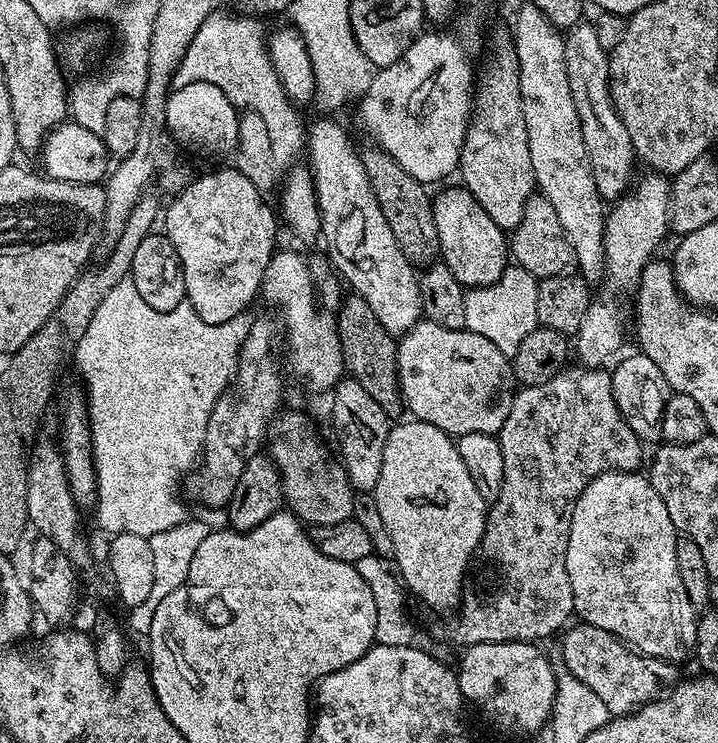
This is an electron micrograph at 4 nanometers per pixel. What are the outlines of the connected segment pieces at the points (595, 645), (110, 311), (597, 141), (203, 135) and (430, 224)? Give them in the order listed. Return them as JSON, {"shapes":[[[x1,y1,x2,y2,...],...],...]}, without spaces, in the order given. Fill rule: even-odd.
{"shapes":[[[576,622,563,633,563,636,563,667,572,672,580,682,590,686,590,690,594,690,594,694,598,694,598,698,606,702,608,711,613,717,627,716,635,712,642,705,657,699,661,695,660,687,663,684,672,686,677,683,675,663,643,656,636,649,629,648,614,634,598,630,598,626]],[[131,278,120,280,108,294,102,296,100,304,94,310,93,317,90,318,90,324,75,345,74,362,76,366,84,364,84,369,79,372,83,385,92,384,92,388,84,388,84,392,92,422,92,449,96,459,97,497,94,511,96,511,96,520,99,526,110,532,109,534,128,532,149,537,180,524,187,517,188,512,174,496,174,488,179,478,191,468,194,460,197,461,203,453,206,423,209,422,209,415,213,412,214,405,227,391,226,386,231,378,233,381,239,367,240,348,254,327,255,321,246,319,248,319,247,315,240,313,229,323,206,323,202,322,202,318,198,318,198,314,190,306,175,308,173,312,159,312,146,306,142,294,138,294,138,290,134,290,134,282]],[[581,22,567,29,564,36,564,57,566,78,570,82,574,106,578,110,582,142,590,158,594,186,604,201,619,201,633,187,632,167,637,167,638,161,636,151,632,149,630,134,626,134,626,126,622,126,622,118,618,118,616,107,612,105,612,95,608,92,609,53,598,42,595,23]],[[196,81,192,85,180,84,173,87,165,102,164,123,167,131,177,141,189,140,192,144,205,144,206,147,217,148,220,152,226,151,227,148,228,151,235,149,237,145,239,134,237,105,229,100,223,90,211,85,210,82]],[[372,146,368,153,363,153,362,159,374,198,378,198,378,206,382,206,382,215,390,226,390,234,394,234,402,254,413,267,429,267,440,256,440,243,434,226,430,192,424,189,427,187,402,170,396,159,379,146]]]}

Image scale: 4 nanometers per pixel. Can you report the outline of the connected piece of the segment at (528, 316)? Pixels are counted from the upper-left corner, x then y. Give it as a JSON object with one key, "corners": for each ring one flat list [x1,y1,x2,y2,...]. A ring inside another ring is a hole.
{"corners":[[519,266,505,267,503,274,493,284,472,286,465,291,464,305,466,306,466,322,464,328,474,334,482,334,482,338,490,338,498,350,506,357,516,355,518,346,526,334,530,334,538,327,538,280,530,275,526,269]]}

